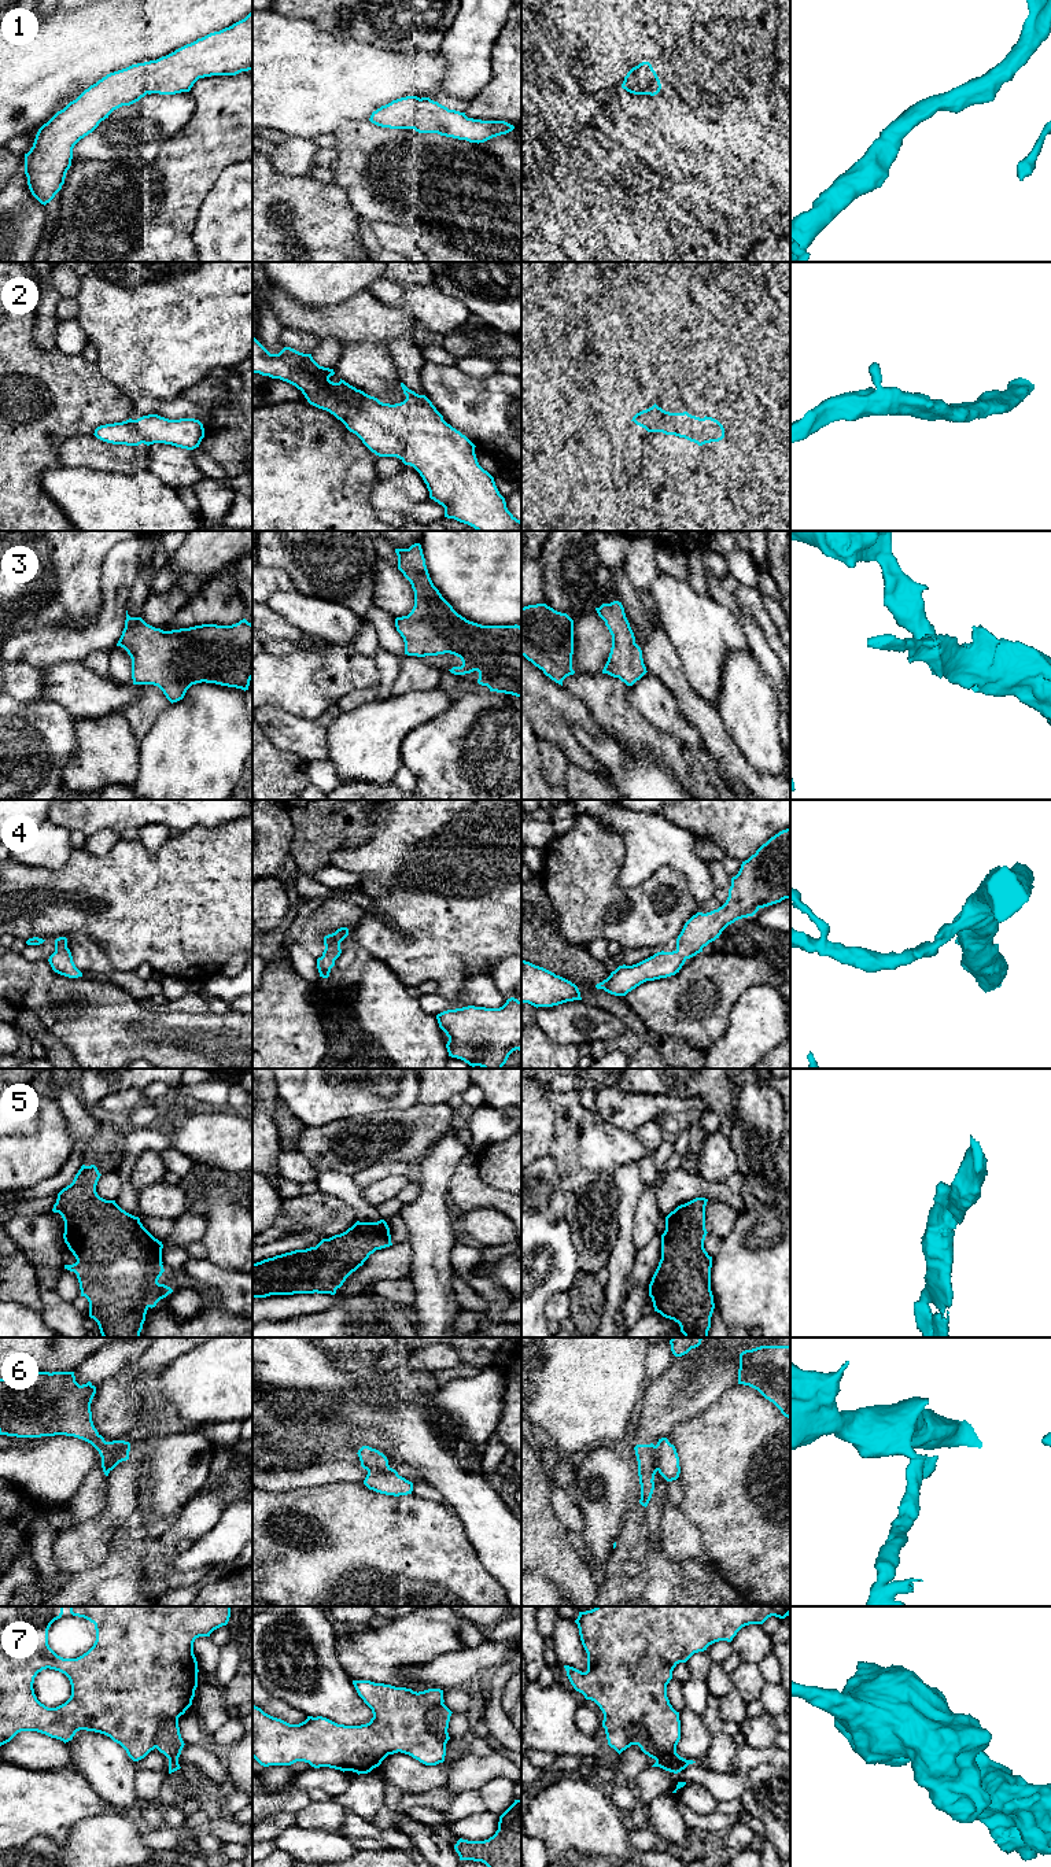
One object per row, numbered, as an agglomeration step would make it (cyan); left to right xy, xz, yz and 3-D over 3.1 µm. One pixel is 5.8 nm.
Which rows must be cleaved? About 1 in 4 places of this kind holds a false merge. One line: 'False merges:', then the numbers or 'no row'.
False merges: 6, 7

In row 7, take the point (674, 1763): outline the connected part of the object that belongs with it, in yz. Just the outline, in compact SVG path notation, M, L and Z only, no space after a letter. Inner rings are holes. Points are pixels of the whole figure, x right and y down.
M637 1727L633 1728L633 1731L639 1735L638 1746L641 1748L641 1750L649 1757L656 1760L656 1763L652 1767L660 1767L665 1771L678 1774L682 1770L685 1770L689 1764L696 1763L693 1760L686 1760L681 1757L676 1752L675 1753L660 1753L656 1749L654 1744L646 1735L641 1734Z

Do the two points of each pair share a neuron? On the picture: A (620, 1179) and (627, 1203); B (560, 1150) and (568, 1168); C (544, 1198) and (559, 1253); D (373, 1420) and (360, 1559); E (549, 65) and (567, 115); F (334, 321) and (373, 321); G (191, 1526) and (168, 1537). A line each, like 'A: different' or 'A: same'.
A: same
B: same
C: same
D: different
E: same
F: same
G: same

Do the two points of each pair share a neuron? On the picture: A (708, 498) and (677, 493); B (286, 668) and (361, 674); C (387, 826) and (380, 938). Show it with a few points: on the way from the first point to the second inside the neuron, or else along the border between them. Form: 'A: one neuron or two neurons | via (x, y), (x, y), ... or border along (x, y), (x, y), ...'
A: one neuron | via (700, 498), (685, 498)
B: one neuron | via (305, 674), (342, 674)
C: one neuron | via (393, 853), (395, 911)

